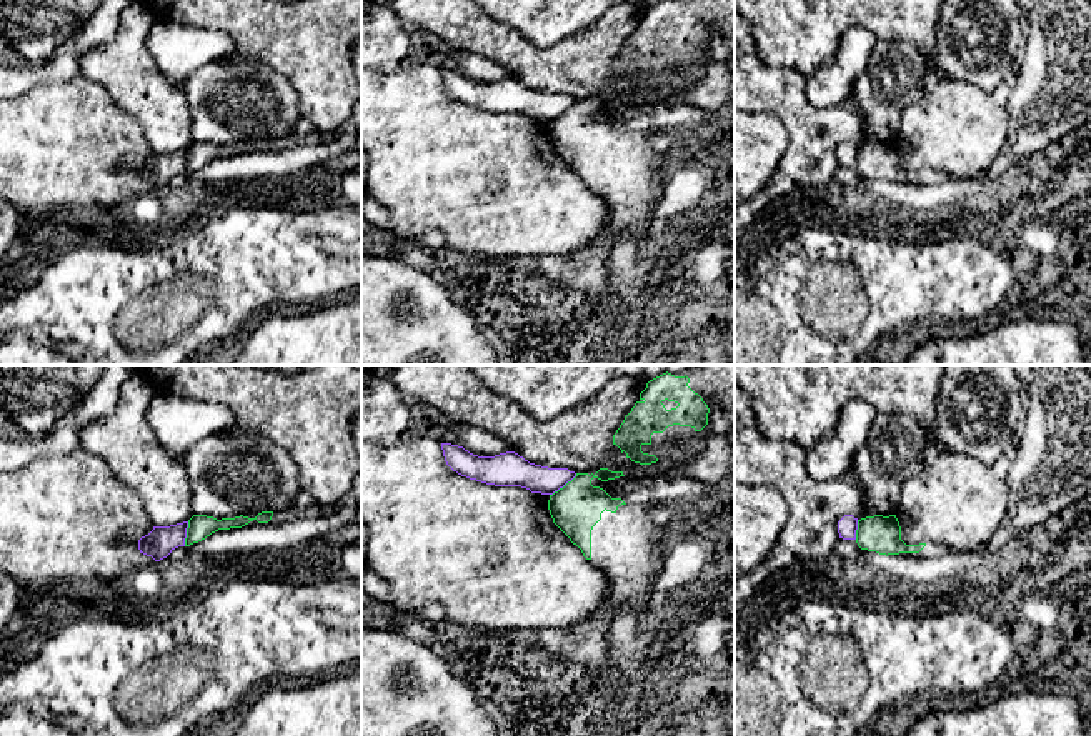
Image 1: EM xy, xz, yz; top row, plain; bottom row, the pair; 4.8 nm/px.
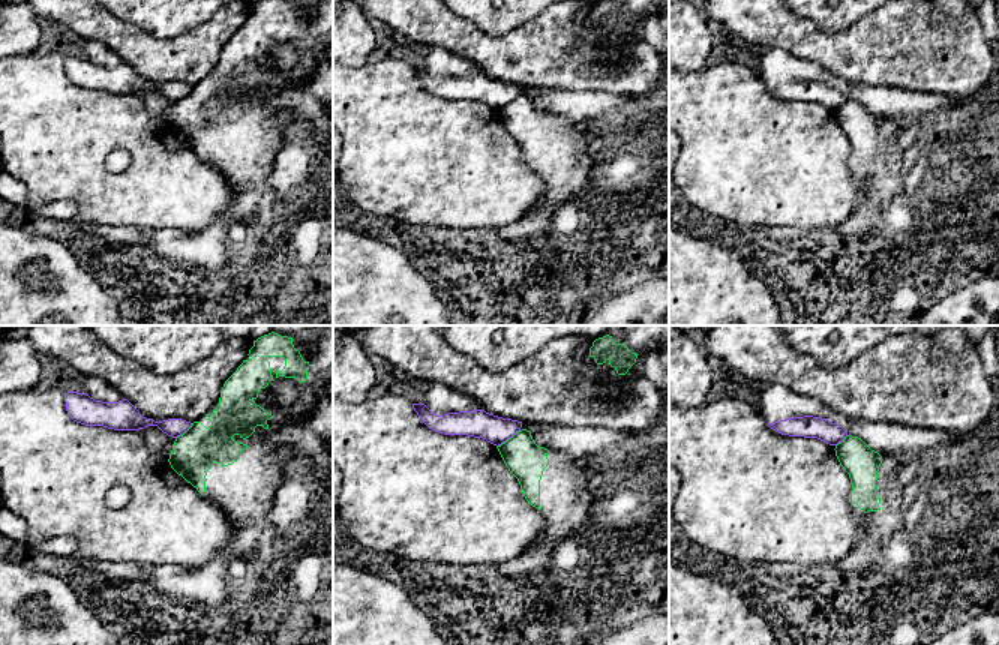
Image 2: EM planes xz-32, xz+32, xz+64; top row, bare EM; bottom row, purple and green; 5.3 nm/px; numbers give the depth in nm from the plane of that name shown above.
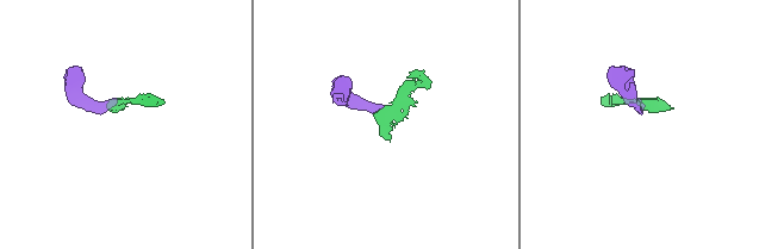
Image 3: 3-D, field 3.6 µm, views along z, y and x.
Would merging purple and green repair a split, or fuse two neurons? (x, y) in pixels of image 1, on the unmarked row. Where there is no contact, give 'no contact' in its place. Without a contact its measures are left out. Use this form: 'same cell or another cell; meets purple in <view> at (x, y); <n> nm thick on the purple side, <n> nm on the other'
another cell; meets purple in xz at (563, 112); 150 nm thick on the purple side, 240 nm on the other

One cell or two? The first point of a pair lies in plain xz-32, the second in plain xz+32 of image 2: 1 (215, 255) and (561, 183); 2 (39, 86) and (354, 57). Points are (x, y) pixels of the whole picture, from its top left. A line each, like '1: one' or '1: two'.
1: one
2: two

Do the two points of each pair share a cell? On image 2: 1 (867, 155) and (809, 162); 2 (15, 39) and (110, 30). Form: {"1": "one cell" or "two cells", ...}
{"1": "two cells", "2": "two cells"}

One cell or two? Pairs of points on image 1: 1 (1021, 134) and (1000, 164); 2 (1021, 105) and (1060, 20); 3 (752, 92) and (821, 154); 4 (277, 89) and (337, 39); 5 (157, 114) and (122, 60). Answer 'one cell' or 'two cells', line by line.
1: one cell
2: one cell
3: one cell
4: two cells
5: one cell

